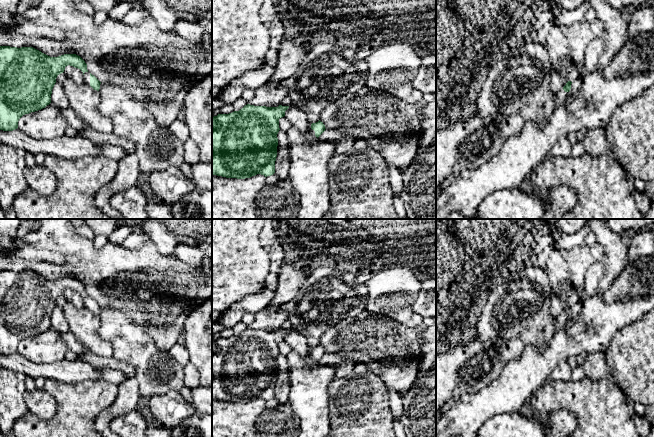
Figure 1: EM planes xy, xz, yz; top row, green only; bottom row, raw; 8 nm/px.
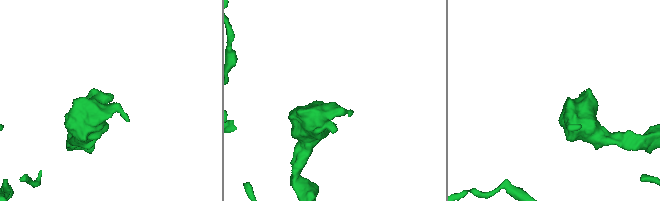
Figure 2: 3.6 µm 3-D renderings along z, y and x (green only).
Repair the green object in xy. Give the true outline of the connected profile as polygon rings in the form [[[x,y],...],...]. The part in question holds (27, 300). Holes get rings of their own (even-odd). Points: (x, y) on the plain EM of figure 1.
[[[0,270],[0,354],[17,353],[23,339],[49,329],[56,302],[68,289],[80,293],[83,299],[88,296],[87,288],[76,278],[50,281],[33,271]]]

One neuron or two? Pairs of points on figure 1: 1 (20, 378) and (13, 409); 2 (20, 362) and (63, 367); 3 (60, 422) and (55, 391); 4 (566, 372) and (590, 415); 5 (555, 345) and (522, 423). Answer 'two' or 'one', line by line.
1: one
2: one
3: one
4: two
5: two

